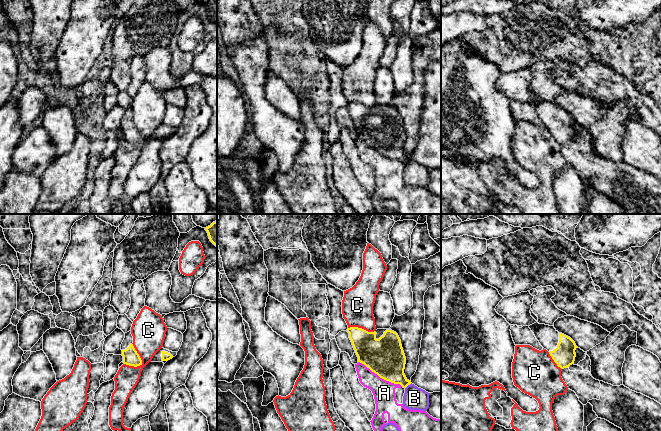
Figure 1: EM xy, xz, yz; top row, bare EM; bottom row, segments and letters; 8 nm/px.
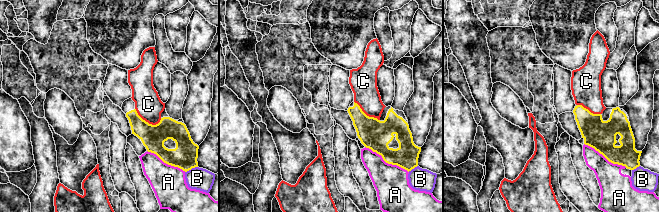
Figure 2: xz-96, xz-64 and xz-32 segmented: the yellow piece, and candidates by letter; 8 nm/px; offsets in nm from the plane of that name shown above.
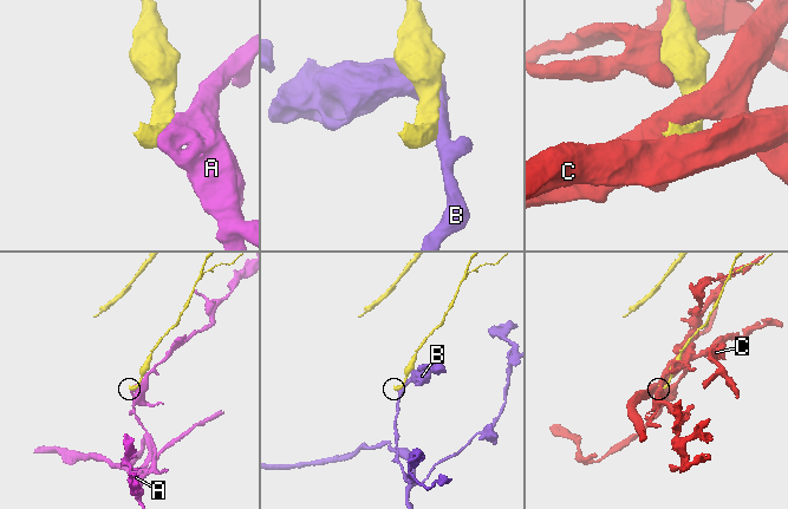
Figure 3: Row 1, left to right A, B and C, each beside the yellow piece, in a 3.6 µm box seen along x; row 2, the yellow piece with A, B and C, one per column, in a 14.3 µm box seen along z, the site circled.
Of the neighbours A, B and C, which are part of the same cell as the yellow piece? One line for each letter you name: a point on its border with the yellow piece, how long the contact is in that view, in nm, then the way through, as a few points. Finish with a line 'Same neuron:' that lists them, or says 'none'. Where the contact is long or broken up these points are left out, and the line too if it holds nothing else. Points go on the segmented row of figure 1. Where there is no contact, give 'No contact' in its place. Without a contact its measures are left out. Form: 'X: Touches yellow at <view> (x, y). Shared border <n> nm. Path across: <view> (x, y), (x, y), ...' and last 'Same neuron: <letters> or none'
Same neuron: none

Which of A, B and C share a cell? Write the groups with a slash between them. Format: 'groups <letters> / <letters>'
groups A / B / C

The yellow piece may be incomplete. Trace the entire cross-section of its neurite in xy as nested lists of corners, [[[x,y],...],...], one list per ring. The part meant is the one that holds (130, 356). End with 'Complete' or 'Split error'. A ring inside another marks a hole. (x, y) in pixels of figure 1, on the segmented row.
[[[131,331],[125,333],[125,338],[121,344],[123,363],[129,366],[140,366],[142,360],[133,346],[133,336]]]. Split error

